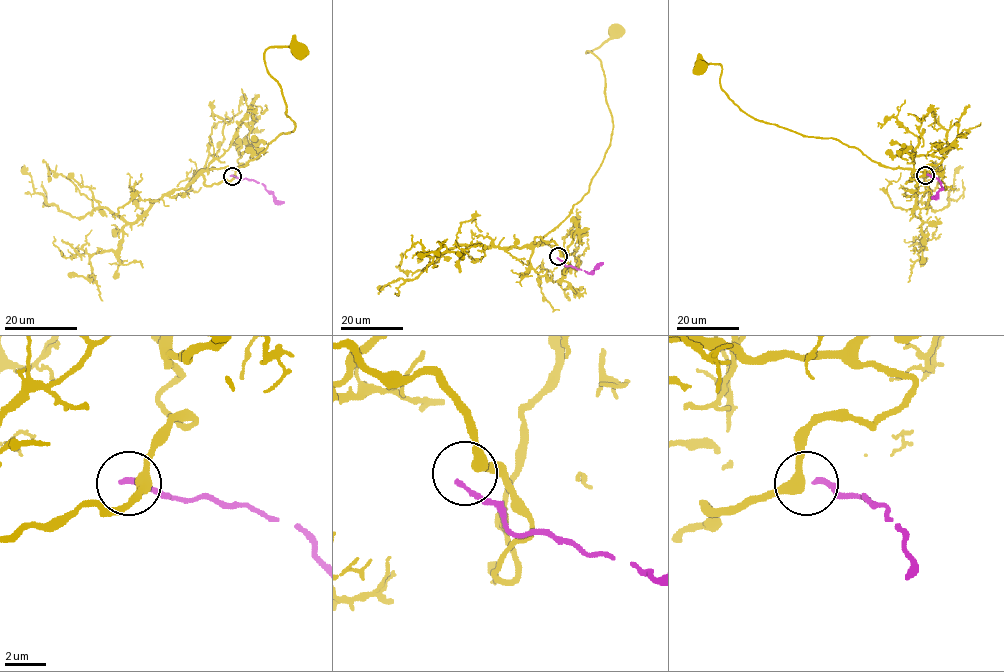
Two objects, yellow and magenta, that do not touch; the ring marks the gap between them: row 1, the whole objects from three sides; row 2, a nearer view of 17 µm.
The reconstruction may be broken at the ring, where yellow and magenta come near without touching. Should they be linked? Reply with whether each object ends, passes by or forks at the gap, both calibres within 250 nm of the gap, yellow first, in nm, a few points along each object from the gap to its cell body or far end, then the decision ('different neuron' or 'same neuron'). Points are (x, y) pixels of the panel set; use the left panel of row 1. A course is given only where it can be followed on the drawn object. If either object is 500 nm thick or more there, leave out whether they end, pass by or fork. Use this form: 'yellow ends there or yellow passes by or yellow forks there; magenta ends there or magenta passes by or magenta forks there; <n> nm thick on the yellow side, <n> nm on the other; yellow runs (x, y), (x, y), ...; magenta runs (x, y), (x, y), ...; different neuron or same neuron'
yellow passes by; magenta ends there; 460 nm thick on the yellow side, 240 nm on the other; yellow runs (233, 176), (206, 185), (202, 172), (242, 167), (280, 134), (295, 128), (264, 52), (270, 47), (299, 50); magenta runs (231, 176), (256, 181), (276, 201), (284, 202); different neuron

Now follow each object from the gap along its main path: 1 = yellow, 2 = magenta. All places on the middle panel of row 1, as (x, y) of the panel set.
1: (560, 256), (553, 241), (536, 237), (533, 243), (588, 191), (610, 143), (604, 74), (586, 53), (616, 32)
2: (557, 257), (566, 266), (588, 273), (603, 262)

